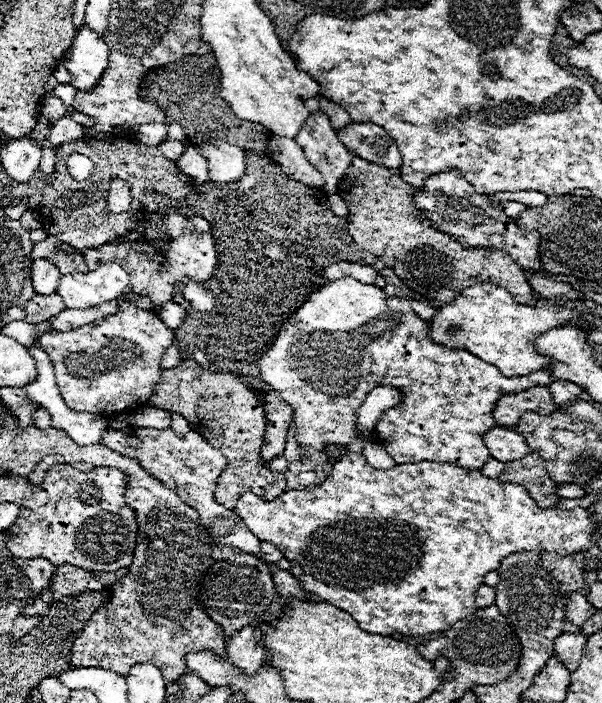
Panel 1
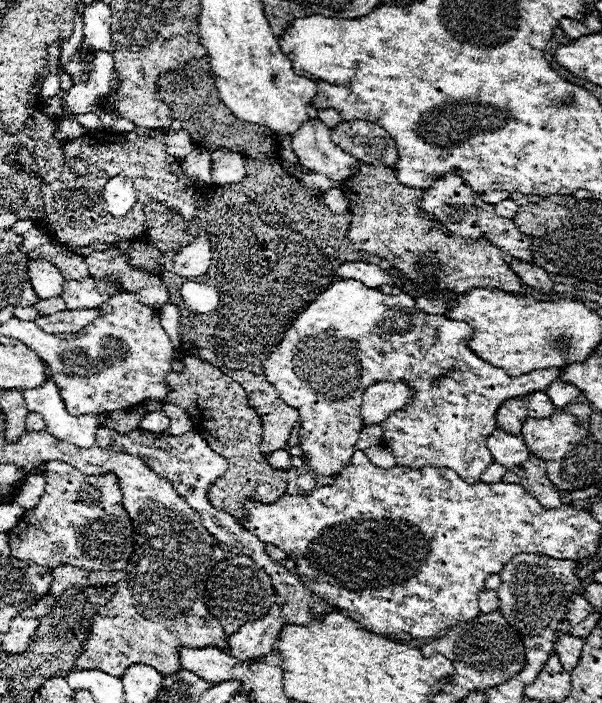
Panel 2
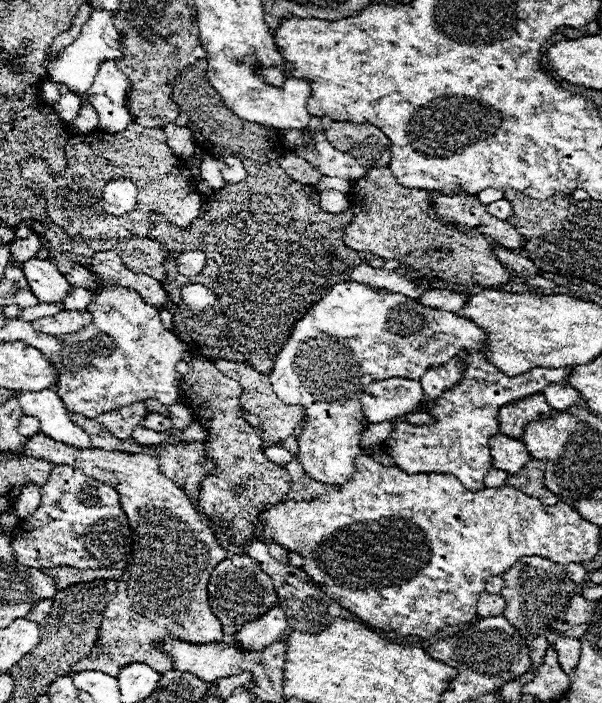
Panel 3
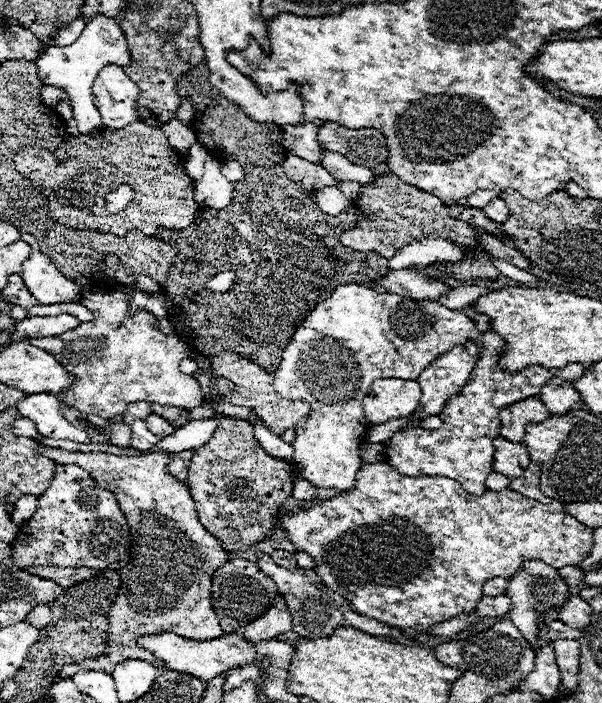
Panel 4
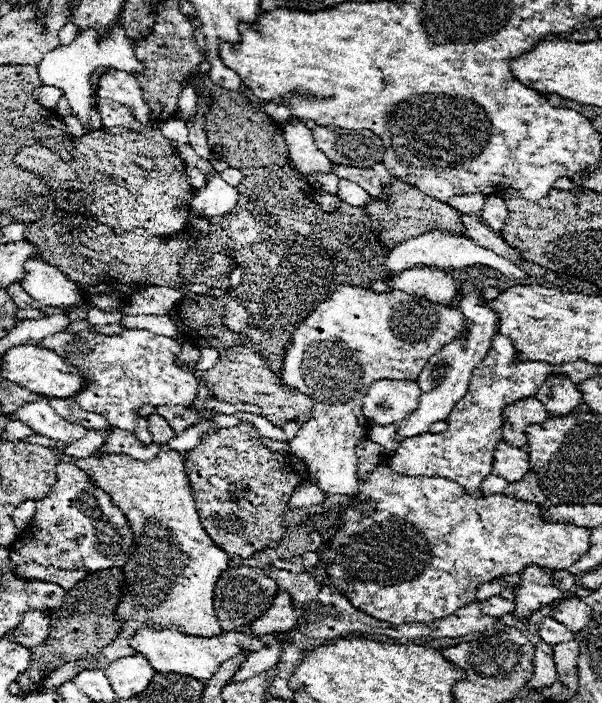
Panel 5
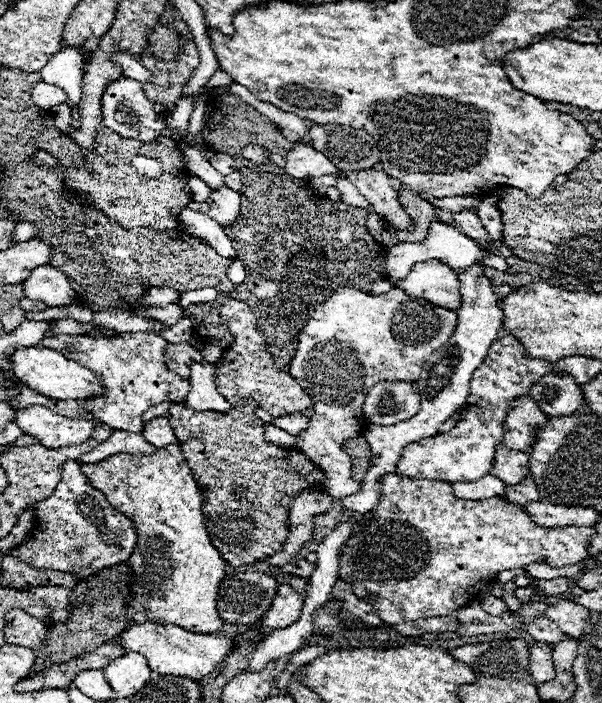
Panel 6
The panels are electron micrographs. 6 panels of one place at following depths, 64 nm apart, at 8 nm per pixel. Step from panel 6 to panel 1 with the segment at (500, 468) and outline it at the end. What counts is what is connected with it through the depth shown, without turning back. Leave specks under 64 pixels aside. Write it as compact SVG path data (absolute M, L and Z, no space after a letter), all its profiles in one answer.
M494 426L482 438L484 438L486 448L490 450L490 456L504 464L512 462L512 460L520 460L530 452L524 436L520 436L518 432L506 430L502 426Z

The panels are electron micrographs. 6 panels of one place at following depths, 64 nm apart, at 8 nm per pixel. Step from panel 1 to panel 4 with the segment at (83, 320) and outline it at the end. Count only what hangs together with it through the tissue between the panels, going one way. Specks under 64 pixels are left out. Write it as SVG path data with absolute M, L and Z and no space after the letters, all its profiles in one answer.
M60 314L60 316L34 316L28 320L18 320L16 322L16 336L8 340L4 346L12 342L22 342L28 340L28 336L54 336L60 332L68 332L72 328L78 328L80 320L70 314Z

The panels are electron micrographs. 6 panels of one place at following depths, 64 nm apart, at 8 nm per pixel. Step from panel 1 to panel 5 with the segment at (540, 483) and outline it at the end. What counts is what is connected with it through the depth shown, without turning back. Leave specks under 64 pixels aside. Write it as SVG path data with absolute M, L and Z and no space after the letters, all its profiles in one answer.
M532 470L522 480L512 482L510 486L506 486L504 494L506 496L516 496L518 500L536 502L536 504L544 504L544 500L546 500L546 496L538 488L538 478L536 478L536 474Z

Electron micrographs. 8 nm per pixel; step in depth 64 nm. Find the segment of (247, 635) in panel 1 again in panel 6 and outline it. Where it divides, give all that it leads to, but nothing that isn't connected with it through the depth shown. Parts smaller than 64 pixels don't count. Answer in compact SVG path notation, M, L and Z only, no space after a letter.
M280 584L280 592L276 594L276 600L268 610L268 616L264 616L260 624L264 628L286 628L298 620L302 612L302 604L304 598L298 592L294 592L288 584Z

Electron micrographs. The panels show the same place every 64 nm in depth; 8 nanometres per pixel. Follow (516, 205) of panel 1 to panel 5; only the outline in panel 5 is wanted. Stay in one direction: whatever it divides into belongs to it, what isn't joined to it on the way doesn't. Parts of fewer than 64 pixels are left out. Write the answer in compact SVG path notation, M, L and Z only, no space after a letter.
M488 196L484 200L484 206L480 210L480 218L484 220L484 224L488 228L492 228L492 232L496 232L496 234L502 232L506 216L508 216L508 210L506 210L506 204L500 196Z

